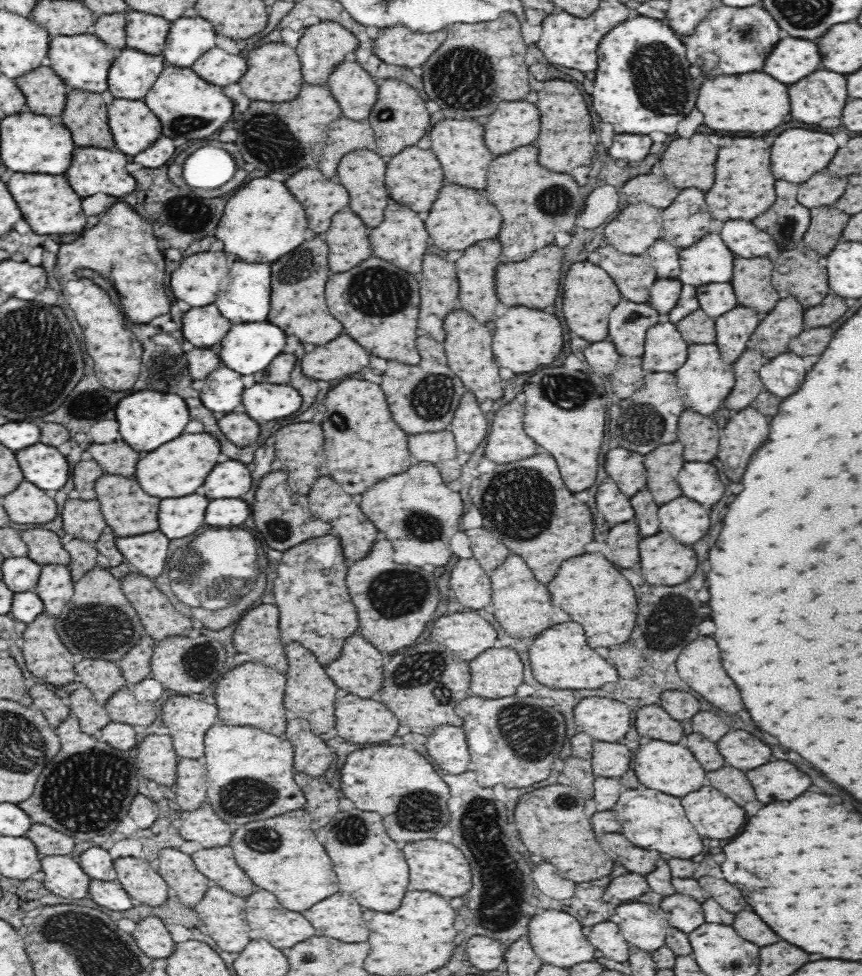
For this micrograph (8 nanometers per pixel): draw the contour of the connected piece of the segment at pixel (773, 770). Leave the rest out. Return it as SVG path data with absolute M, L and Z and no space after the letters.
M784 760L768 762L760 768L746 772L746 776L756 790L756 798L764 804L776 800L794 800L812 784L808 774L800 772L794 764Z

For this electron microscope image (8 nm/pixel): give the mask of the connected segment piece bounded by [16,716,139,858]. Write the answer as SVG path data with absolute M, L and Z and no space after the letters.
M76 717L62 720L55 732L60 737L58 754L42 770L34 794L16 805L32 822L52 826L55 831L72 837L75 846L70 855L78 858L82 851L114 833L119 822L127 817L131 802L139 793L138 778L128 752L112 748L97 735L82 732Z

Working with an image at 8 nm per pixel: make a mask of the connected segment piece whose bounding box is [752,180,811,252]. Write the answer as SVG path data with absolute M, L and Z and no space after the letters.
M776 180L774 206L762 216L752 220L758 228L770 232L776 246L783 252L792 250L796 242L803 240L802 236L811 223L811 209L798 204L796 192L798 192L796 184Z

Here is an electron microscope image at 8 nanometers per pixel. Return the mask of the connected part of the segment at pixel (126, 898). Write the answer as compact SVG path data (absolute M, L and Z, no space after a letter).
M92 879L89 886L88 898L100 907L115 911L128 910L135 905L134 900L126 893L118 880Z

